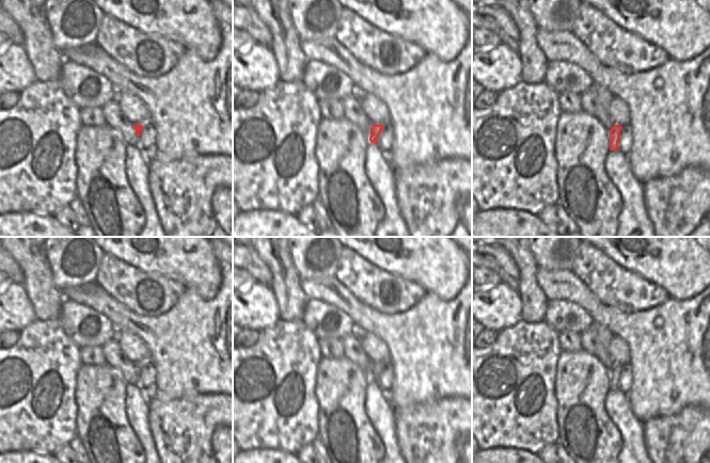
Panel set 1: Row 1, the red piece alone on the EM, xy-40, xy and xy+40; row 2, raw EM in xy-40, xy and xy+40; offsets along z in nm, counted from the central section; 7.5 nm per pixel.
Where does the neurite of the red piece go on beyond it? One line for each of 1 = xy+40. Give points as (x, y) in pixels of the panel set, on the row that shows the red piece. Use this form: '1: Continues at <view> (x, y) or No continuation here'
1: No continuation here

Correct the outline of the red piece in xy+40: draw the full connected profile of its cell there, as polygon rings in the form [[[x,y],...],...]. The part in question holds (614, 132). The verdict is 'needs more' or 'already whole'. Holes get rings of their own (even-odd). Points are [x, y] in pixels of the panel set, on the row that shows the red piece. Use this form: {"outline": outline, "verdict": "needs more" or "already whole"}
{"outline": [[[614,125],[610,130],[610,150],[618,150],[619,132],[621,128],[619,125]]], "verdict": "already whole"}

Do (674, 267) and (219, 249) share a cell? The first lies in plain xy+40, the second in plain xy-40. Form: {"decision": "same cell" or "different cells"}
{"decision": "different cells"}

